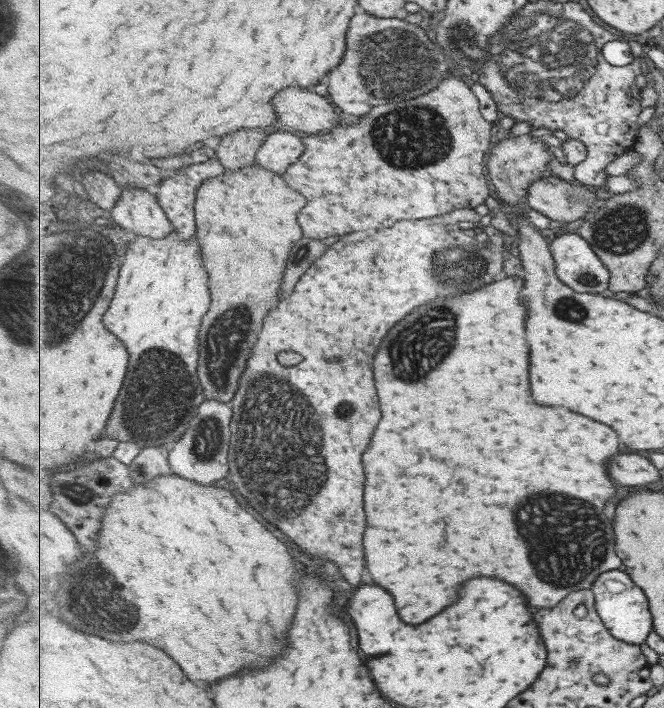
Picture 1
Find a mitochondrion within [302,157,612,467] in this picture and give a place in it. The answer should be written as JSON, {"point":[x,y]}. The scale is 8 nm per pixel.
{"point":[405,353]}

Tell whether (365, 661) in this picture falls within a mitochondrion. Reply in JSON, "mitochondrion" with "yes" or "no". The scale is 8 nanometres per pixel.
{"mitochondrion":"no"}

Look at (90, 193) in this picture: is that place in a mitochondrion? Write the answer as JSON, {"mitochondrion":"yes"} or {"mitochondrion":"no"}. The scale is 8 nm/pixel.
{"mitochondrion":"no"}

